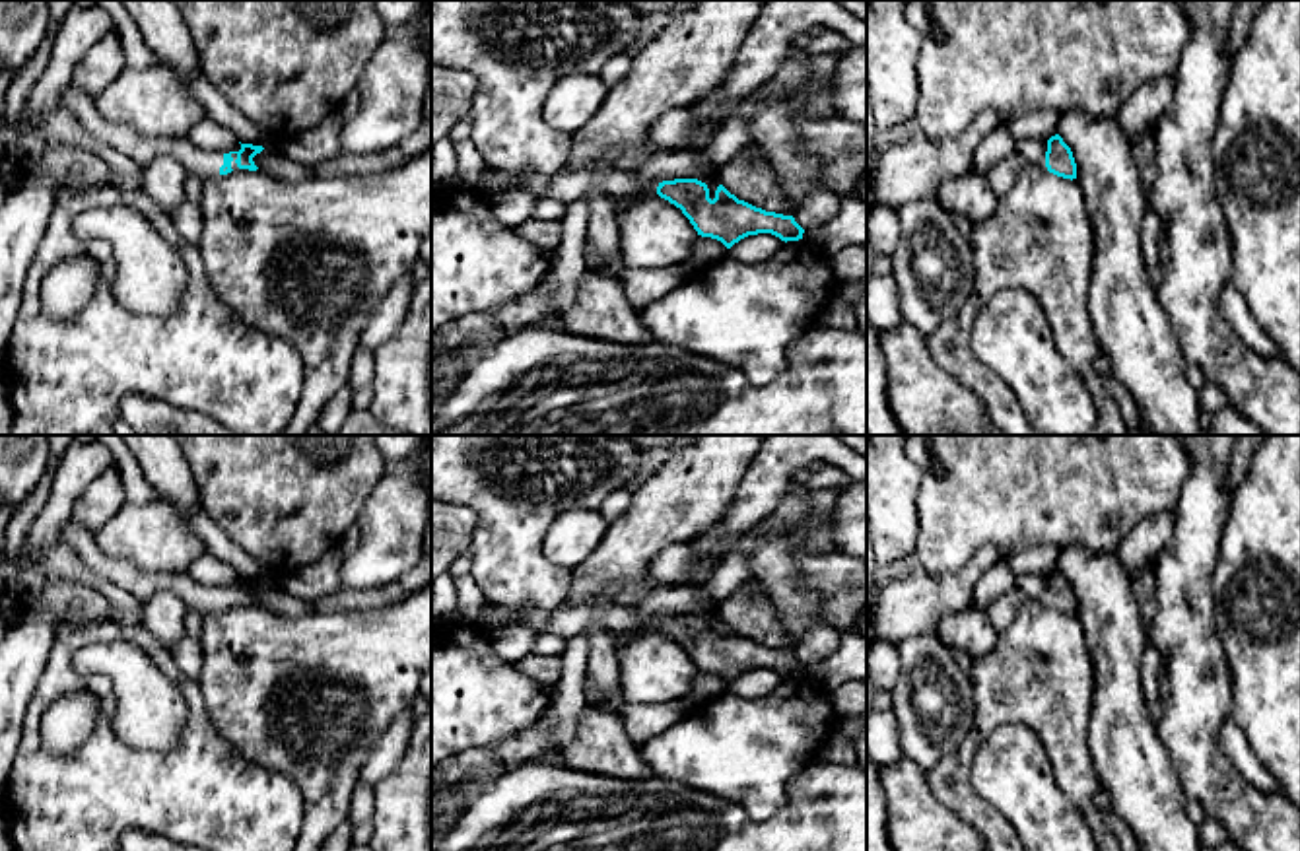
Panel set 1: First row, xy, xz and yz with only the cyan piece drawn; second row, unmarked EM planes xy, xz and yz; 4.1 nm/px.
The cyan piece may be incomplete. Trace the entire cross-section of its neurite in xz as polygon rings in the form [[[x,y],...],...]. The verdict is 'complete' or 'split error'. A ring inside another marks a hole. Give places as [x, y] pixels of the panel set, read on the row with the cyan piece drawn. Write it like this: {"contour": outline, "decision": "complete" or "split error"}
{"contour": [[[562,169],[552,177],[548,196],[554,200],[564,202],[565,206],[573,200],[585,198],[589,190],[604,190],[610,196],[630,196],[639,192],[641,198],[649,196],[661,196],[682,210],[682,214],[690,220],[698,235],[711,237],[721,241],[727,249],[731,249],[735,243],[748,235],[758,233],[771,233],[779,237],[781,241],[799,241],[803,239],[804,229],[795,221],[793,216],[783,216],[775,212],[766,212],[762,208],[756,208],[744,200],[738,200],[735,194],[731,194],[717,179],[709,181],[698,181],[698,179],[674,179],[674,181],[663,181],[659,187],[651,192],[645,190],[645,183],[635,173],[626,173],[618,169],[579,169],[569,171]]], "decision": "split error"}

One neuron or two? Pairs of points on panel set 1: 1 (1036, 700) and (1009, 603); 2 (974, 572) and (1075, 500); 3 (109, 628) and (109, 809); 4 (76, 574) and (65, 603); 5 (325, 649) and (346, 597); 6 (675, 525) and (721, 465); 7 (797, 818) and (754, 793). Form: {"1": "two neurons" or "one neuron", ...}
{"1": "two neurons", "2": "two neurons", "3": "one neuron", "4": "two neurons", "5": "two neurons", "6": "one neuron", "7": "two neurons"}

